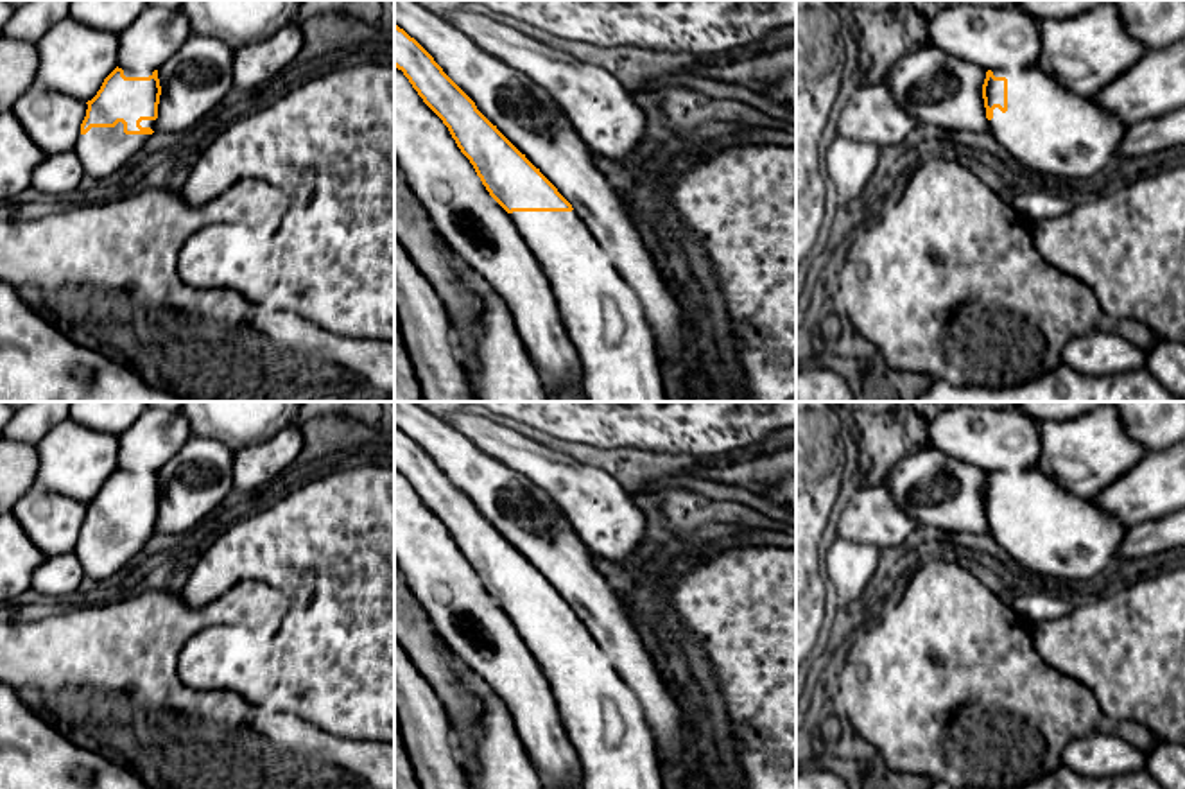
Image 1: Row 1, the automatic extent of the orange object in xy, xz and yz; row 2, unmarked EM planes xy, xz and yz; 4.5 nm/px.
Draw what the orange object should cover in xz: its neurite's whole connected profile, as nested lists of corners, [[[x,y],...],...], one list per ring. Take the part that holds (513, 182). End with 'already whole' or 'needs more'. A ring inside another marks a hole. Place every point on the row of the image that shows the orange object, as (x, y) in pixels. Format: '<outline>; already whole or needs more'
[[[396,23],[394,66],[448,127],[541,265],[581,359],[586,400],[669,402],[644,310],[572,204]]]; needs more

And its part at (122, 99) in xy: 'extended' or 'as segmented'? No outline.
extended

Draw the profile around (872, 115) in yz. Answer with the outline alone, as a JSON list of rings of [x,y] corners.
[[[882,81],[859,86],[839,115],[837,136],[871,142],[878,147],[905,142],[918,122],[893,99],[891,88]]]

